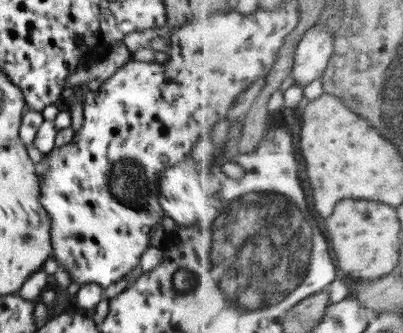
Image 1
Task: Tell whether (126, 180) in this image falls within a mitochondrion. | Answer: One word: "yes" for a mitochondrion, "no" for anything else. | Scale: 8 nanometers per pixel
yes

